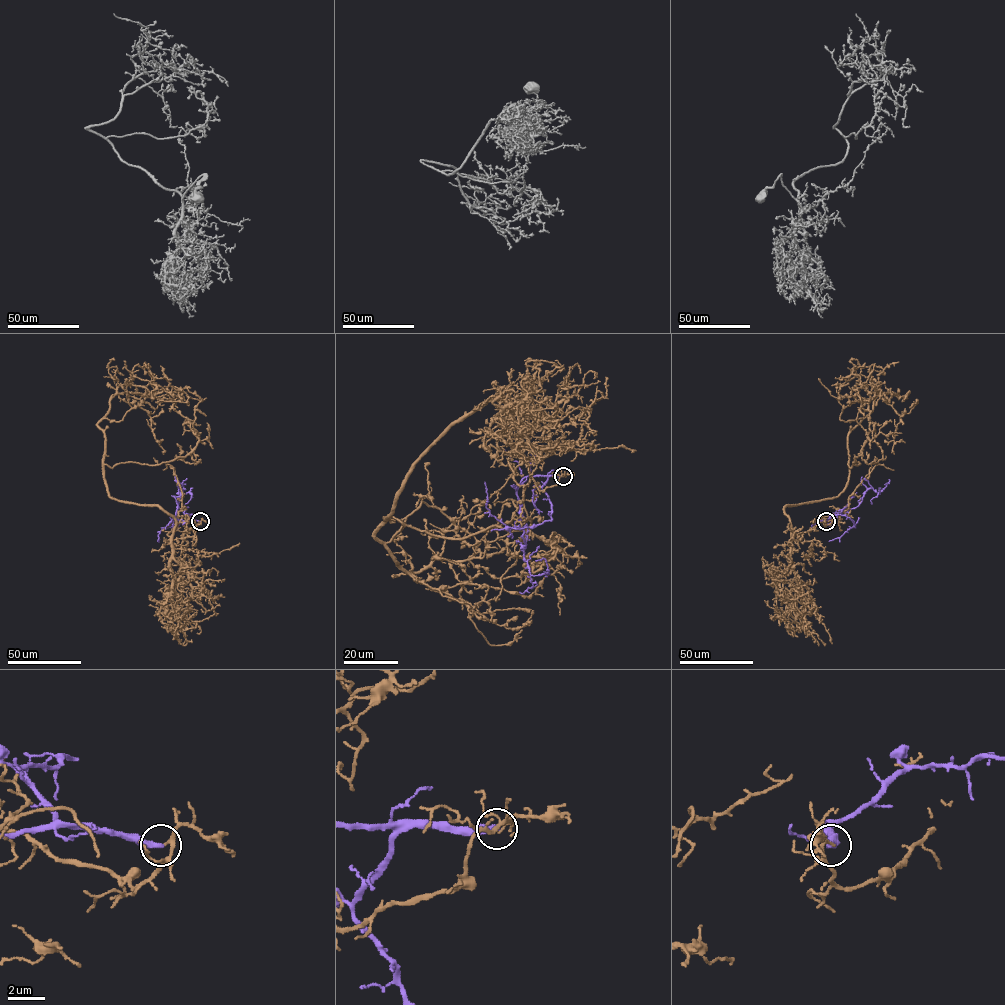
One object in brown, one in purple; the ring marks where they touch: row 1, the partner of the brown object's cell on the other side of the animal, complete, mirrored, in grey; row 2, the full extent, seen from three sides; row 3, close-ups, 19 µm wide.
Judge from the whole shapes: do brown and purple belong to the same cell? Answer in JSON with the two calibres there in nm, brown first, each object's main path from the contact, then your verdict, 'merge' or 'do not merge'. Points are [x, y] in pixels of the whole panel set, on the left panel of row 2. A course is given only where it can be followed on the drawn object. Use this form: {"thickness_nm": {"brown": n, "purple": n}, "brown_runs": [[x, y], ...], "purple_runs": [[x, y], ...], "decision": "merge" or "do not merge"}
{"thickness_nm": {"brown": 130, "purple": 360}, "brown_runs": [[200, 521], [179, 522], [169, 536], [175, 520], [161, 508], [110, 497], [97, 423], [120, 386], [206, 398]], "purple_runs": [[200, 521], [179, 520], [175, 517], [178, 488], [181, 493], [191, 493], [185, 504]], "decision": "do not merge"}

